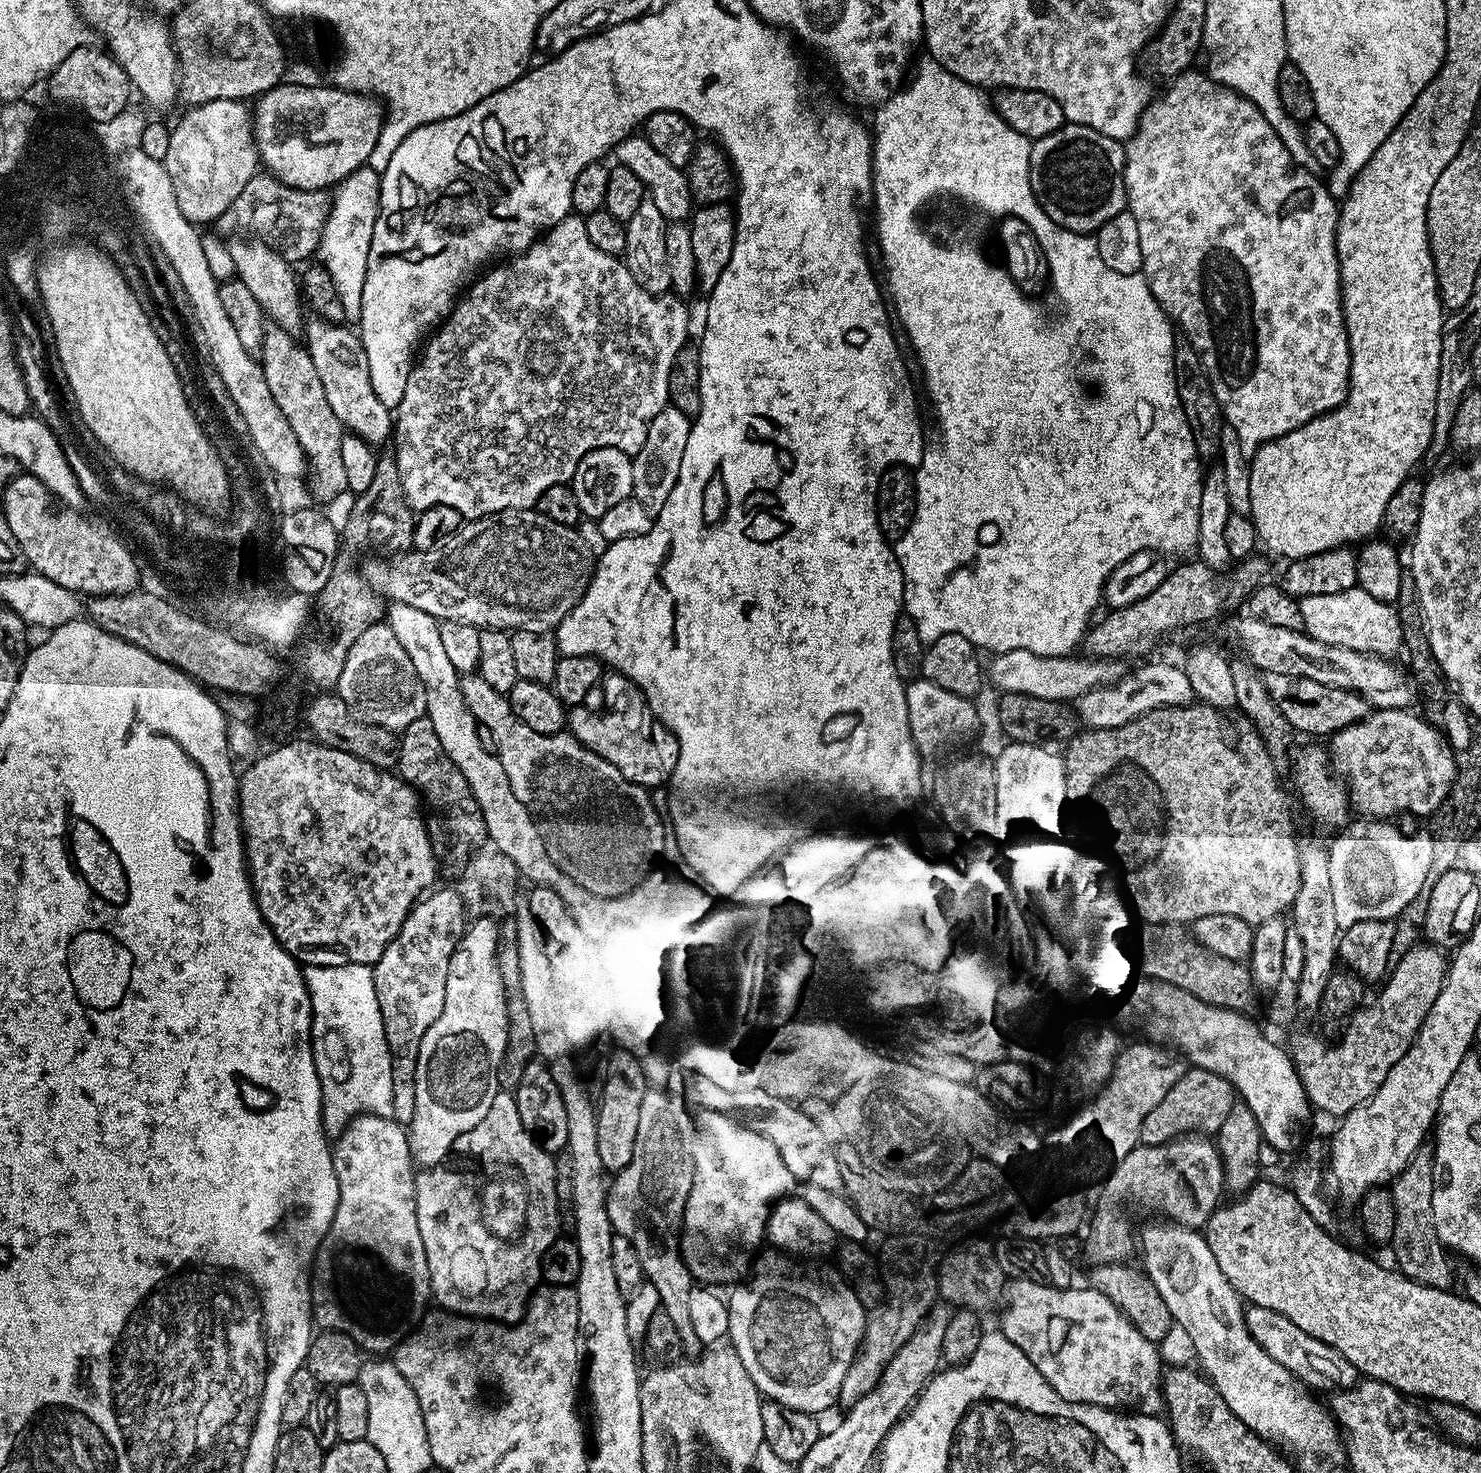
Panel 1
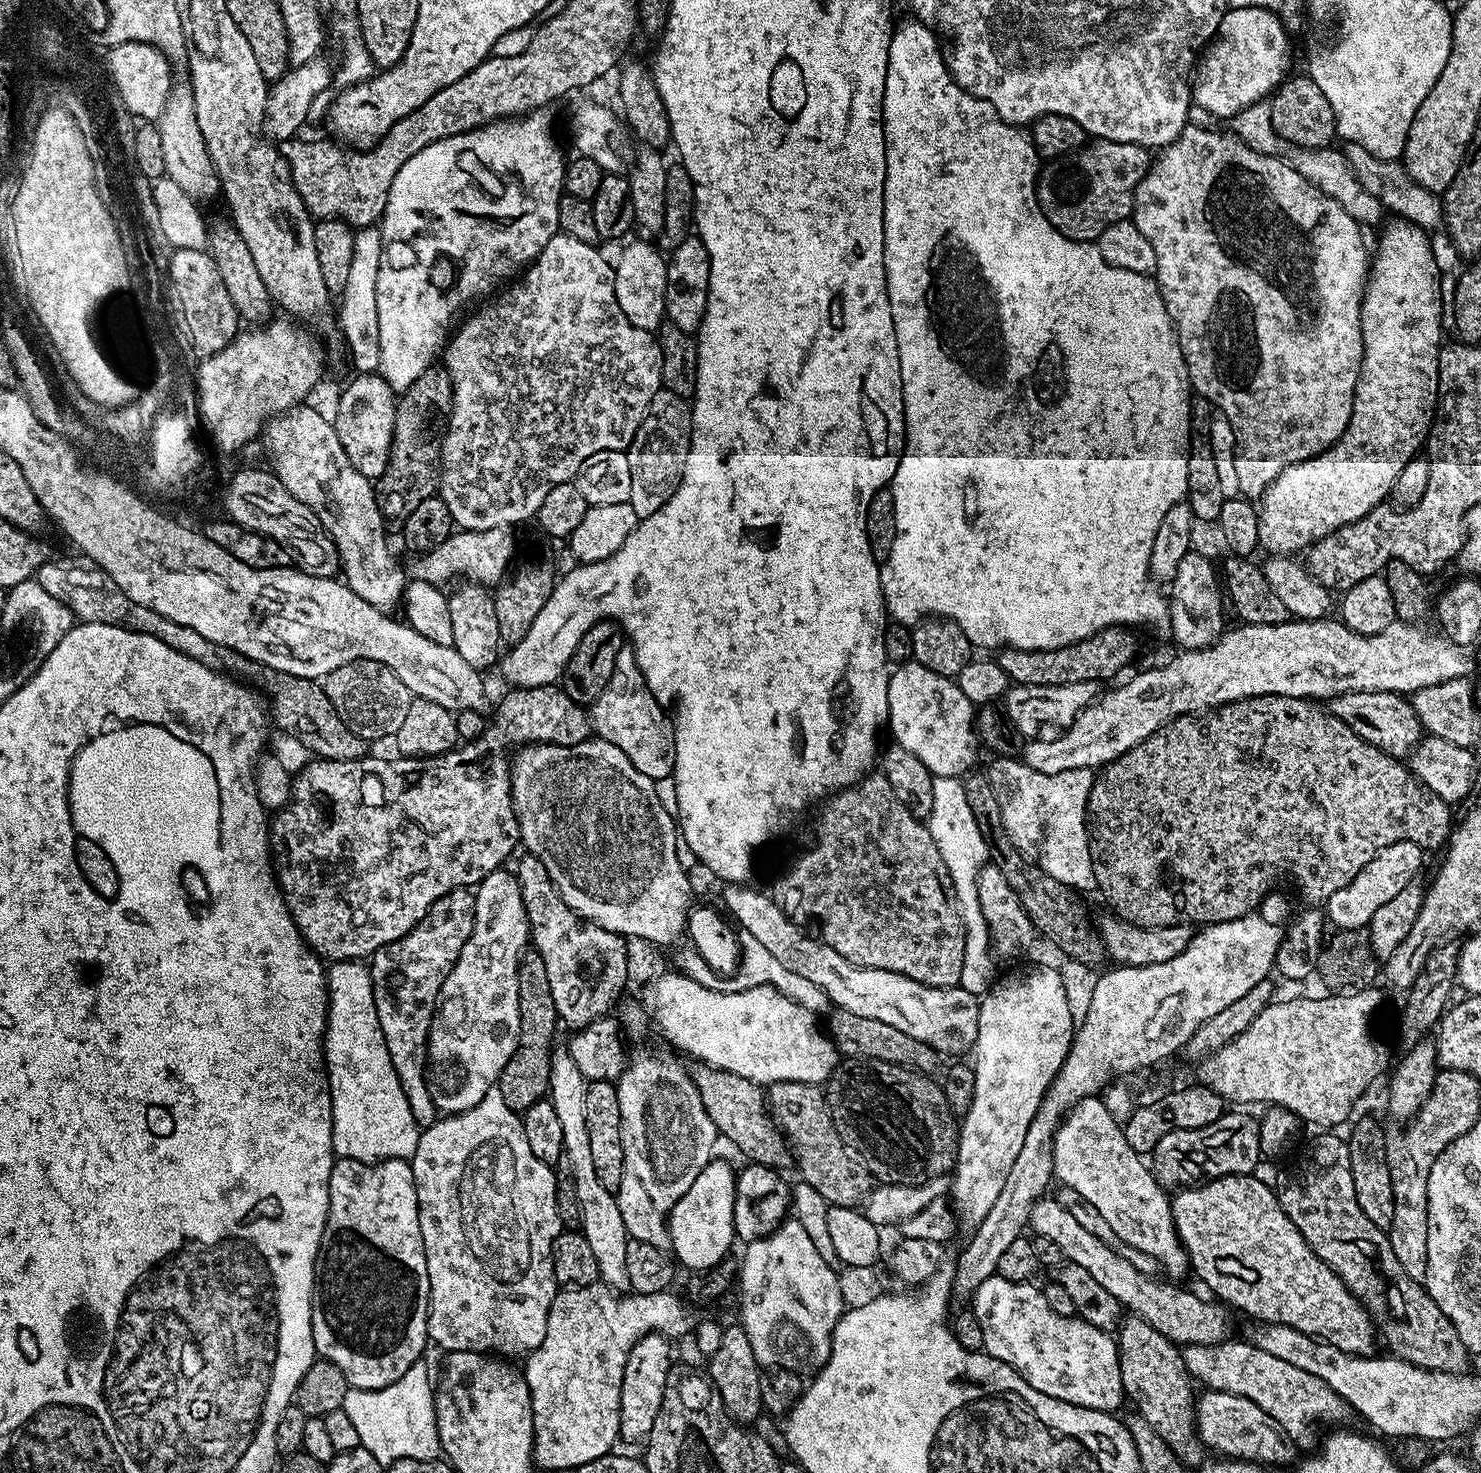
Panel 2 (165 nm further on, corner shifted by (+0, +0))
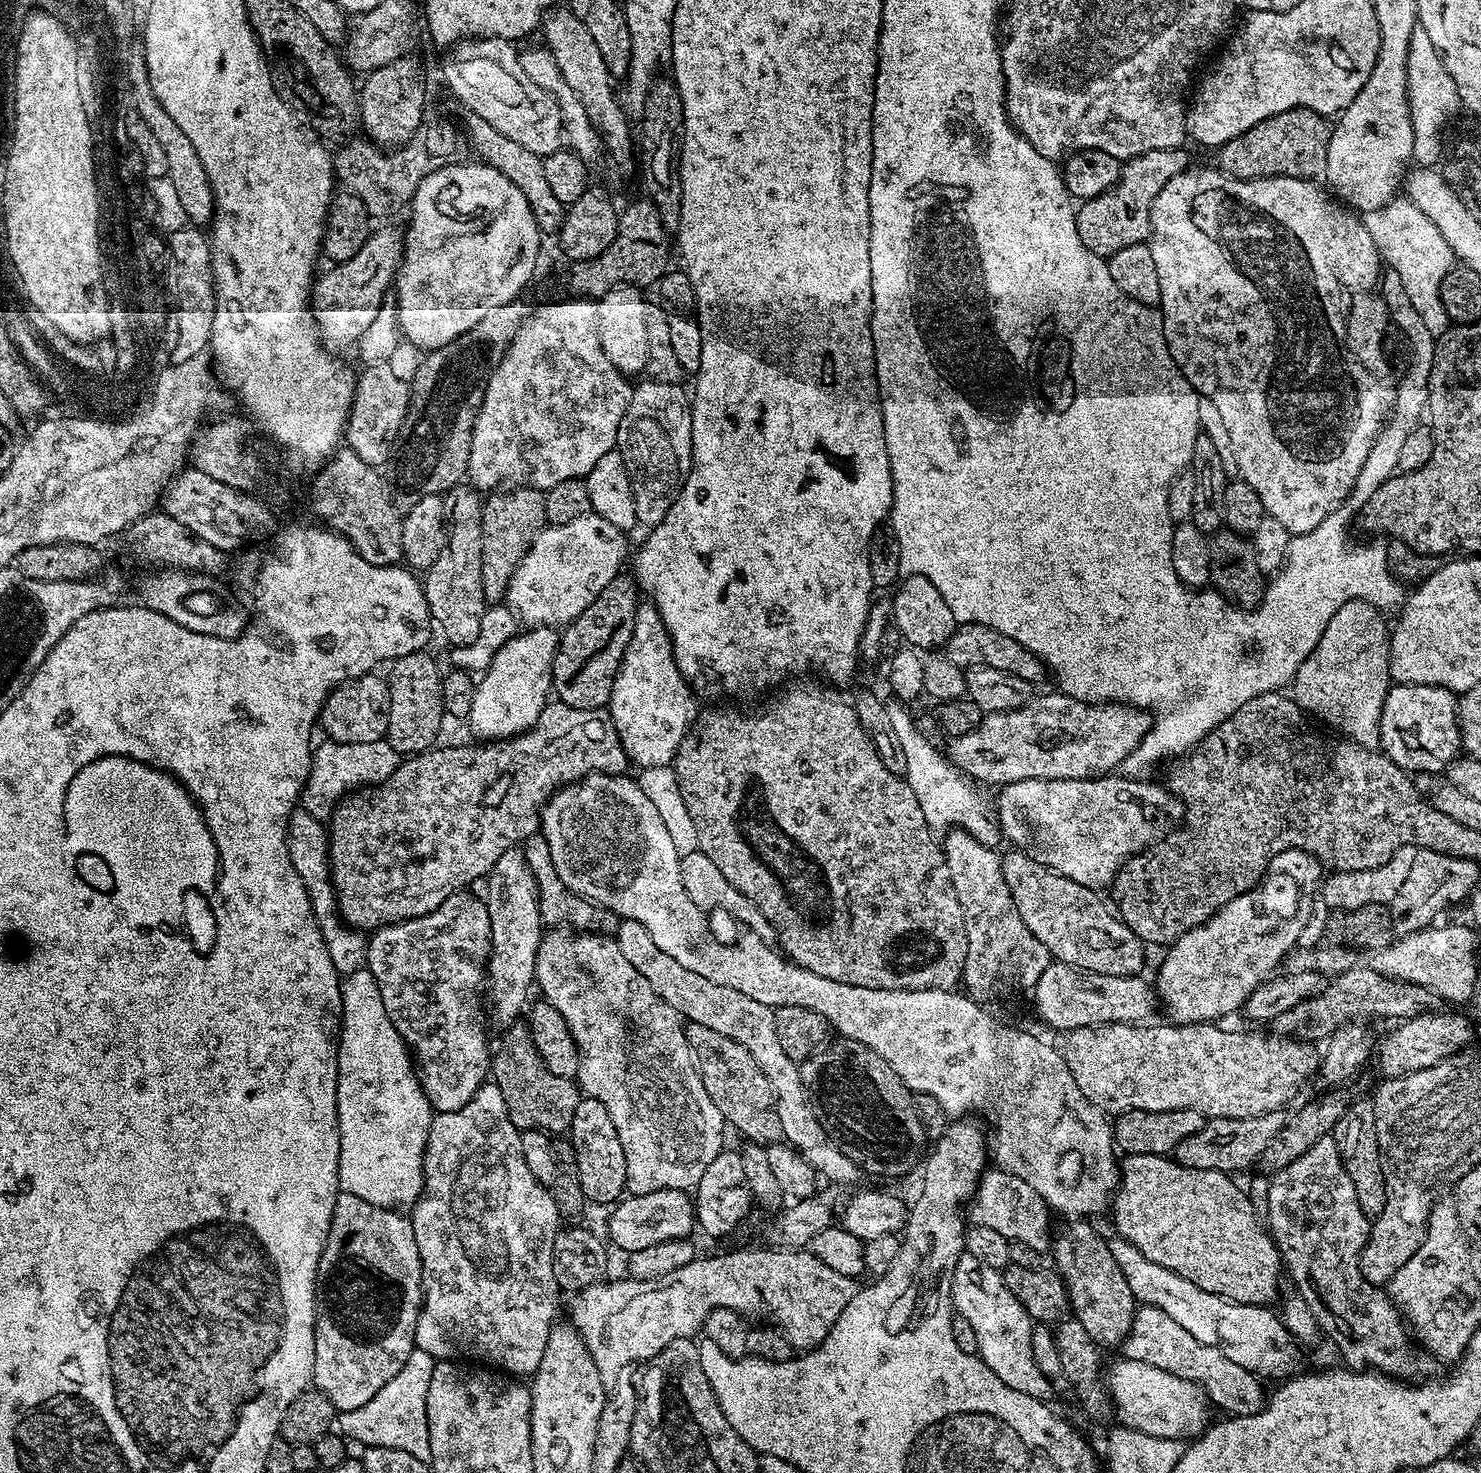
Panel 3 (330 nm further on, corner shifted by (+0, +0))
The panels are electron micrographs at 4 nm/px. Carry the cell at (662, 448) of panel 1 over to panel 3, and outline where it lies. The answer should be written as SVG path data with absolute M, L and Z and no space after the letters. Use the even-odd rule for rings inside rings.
M647 378L641 380L640 385L637 383L633 387L628 409L618 426L616 448L622 454L630 474L636 503L636 523L640 526L645 524L645 529L651 530L658 522L662 522L662 518L666 518L686 482L688 471L692 469L692 406L689 393L684 393L680 384L667 384Z

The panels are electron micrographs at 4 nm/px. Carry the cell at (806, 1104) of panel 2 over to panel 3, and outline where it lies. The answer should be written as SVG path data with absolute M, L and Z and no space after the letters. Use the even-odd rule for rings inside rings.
M689 1021L684 1027L687 1044L693 1051L699 1076L710 1100L748 1142L769 1145L781 1139L780 1123L776 1113L776 1095L768 1075L754 1062L754 1058L734 1038L726 1038L701 1023Z

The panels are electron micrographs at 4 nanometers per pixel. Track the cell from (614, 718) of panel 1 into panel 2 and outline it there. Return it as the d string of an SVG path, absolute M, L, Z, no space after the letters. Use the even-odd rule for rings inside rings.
M621 658L608 688L590 706L590 724L599 739L610 742L652 780L672 776L676 770L676 726L671 715L652 697L640 668L631 659Z

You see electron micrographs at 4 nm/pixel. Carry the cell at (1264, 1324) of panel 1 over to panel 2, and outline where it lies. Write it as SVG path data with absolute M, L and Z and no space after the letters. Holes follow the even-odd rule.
M1041 1198L1032 1205L1032 1213L1028 1215L1028 1223L1031 1231L1038 1236L1045 1236L1054 1242L1061 1251L1063 1259L1070 1264L1082 1266L1089 1272L1098 1286L1110 1290L1114 1298L1131 1315L1140 1316L1158 1334L1162 1334L1167 1340L1171 1340L1177 1346L1189 1344L1218 1344L1222 1340L1229 1339L1228 1320L1224 1317L1225 1309L1219 1303L1211 1299L1203 1300L1184 1288L1175 1288L1172 1284L1163 1284L1153 1278L1147 1272L1139 1272L1127 1255L1115 1252L1112 1244L1107 1244L1098 1239L1090 1230L1084 1229L1054 1198Z

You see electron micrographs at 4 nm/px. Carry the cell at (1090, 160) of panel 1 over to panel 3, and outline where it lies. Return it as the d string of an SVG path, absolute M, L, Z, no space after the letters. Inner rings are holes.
M1187 147L1167 148L1166 150L1150 150L1141 156L1134 156L1121 167L1120 178L1116 186L1106 194L1093 200L1083 201L1076 210L1076 225L1082 242L1086 242L1086 250L1094 250L1094 254L1110 257L1127 248L1135 248L1145 243L1152 234L1152 207L1154 198L1162 194L1162 190L1175 176L1182 174L1190 166Z

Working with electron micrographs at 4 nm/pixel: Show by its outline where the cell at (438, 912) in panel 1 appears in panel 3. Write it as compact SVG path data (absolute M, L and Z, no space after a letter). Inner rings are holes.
M461 890L455 892L438 910L434 910L425 916L419 916L413 920L404 920L401 924L387 924L384 928L375 929L368 940L368 959L366 967L371 972L374 982L378 982L378 990L382 994L382 1006L386 1006L386 1014L390 1014L390 1022L394 1022L394 1030L404 1039L408 1051L414 1061L416 1076L420 1080L422 1090L430 1102L430 1106L437 1112L453 1112L462 1110L470 1098L490 1076L490 1064L487 1059L480 1060L484 1056L484 1032L480 1029L480 1000L482 1004L482 989L486 984L486 965L488 956L492 952L492 935L490 934L490 914L487 903L476 896L471 896L471 891Z

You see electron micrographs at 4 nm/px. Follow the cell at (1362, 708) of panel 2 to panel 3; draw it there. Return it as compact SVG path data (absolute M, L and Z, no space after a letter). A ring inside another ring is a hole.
M1393 683L1388 689L1380 719L1380 748L1409 774L1440 774L1461 755L1460 727L1456 721L1457 697L1442 686Z

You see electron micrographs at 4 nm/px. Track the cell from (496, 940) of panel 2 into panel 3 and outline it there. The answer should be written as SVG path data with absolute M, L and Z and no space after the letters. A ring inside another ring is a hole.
M517 846L506 850L506 854L502 854L498 862L494 862L491 872L486 877L486 883L486 903L492 935L492 952L486 965L486 1000L487 1003L488 1000L492 1003L493 1014L504 1023L504 1026L508 1026L515 1021L512 1019L520 1011L525 1011L529 1003L528 991L531 988L533 991L534 988L536 955L542 935L540 901L534 874L530 874L530 866L526 866L523 847Z

